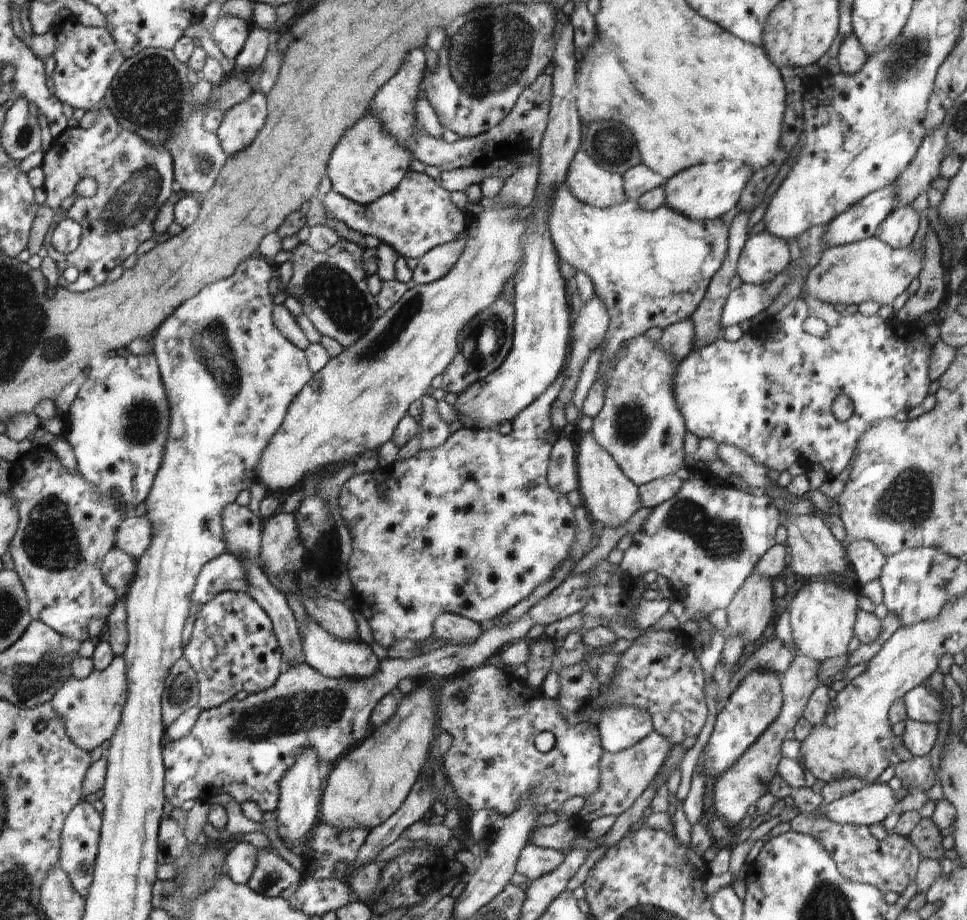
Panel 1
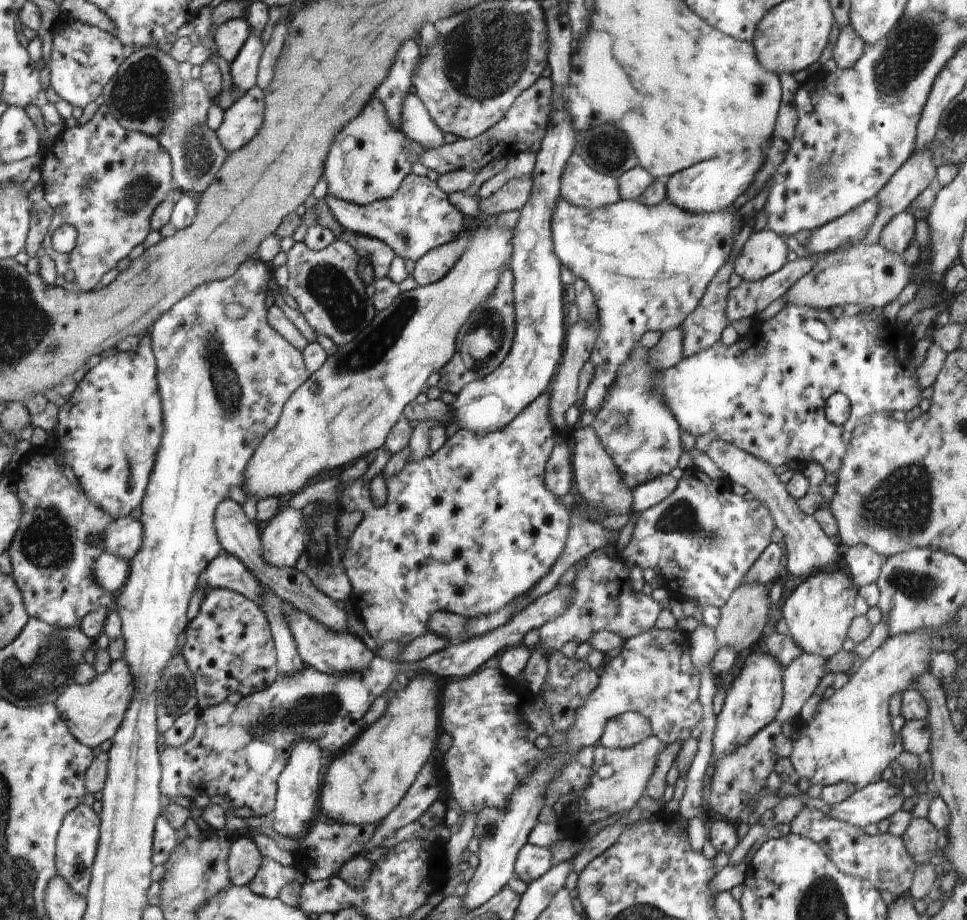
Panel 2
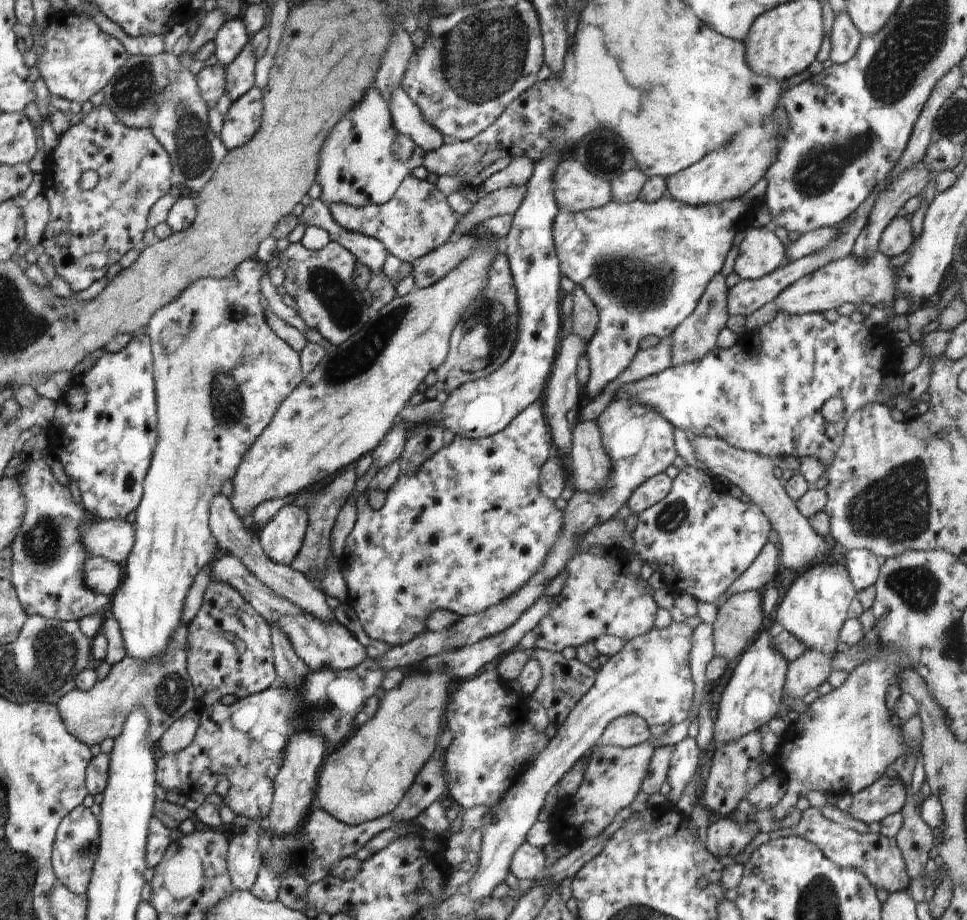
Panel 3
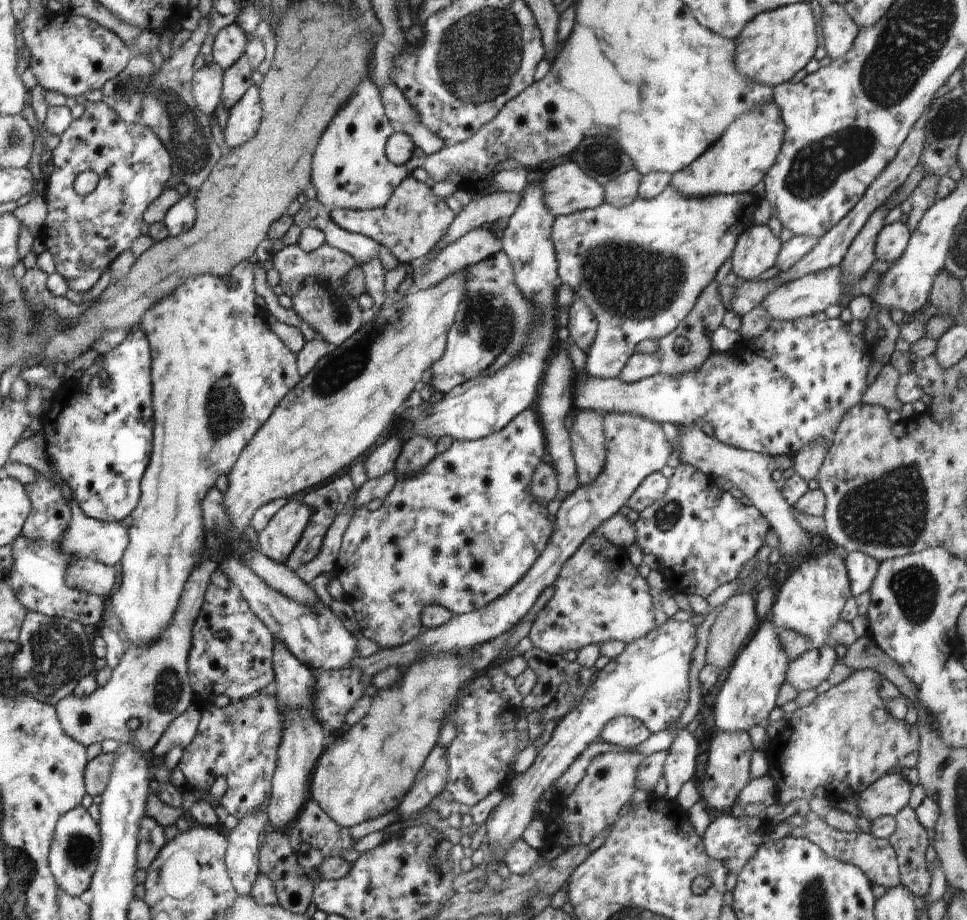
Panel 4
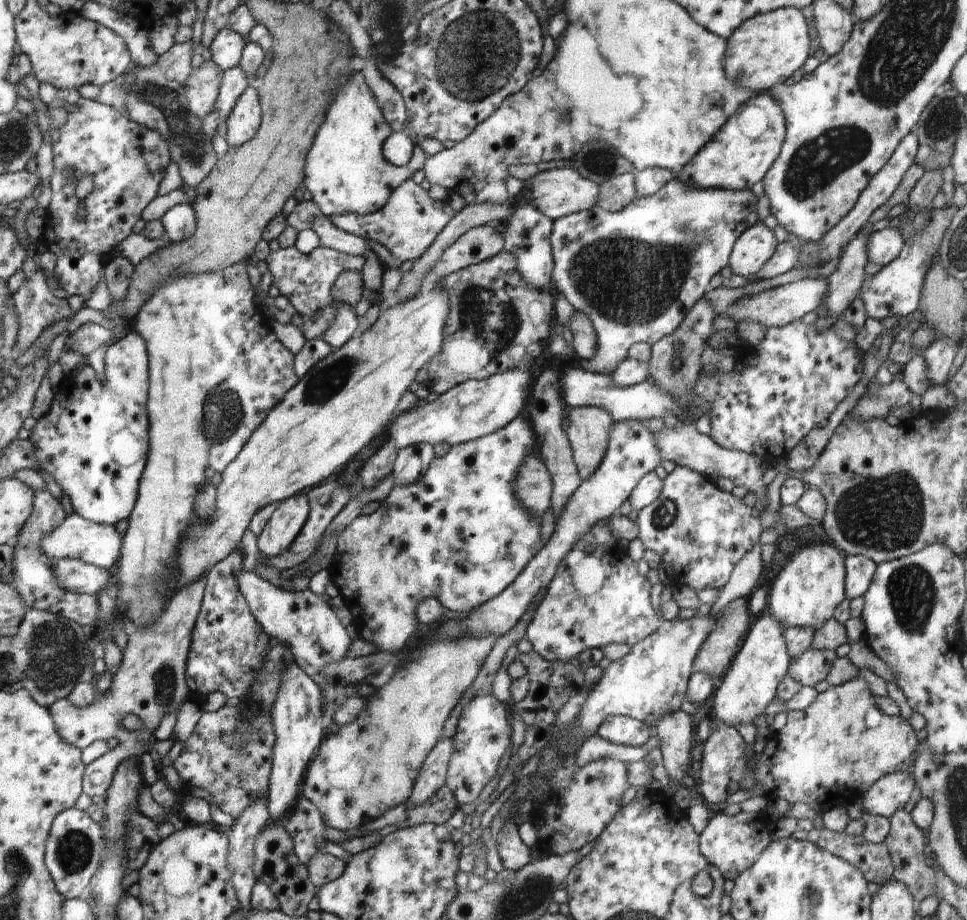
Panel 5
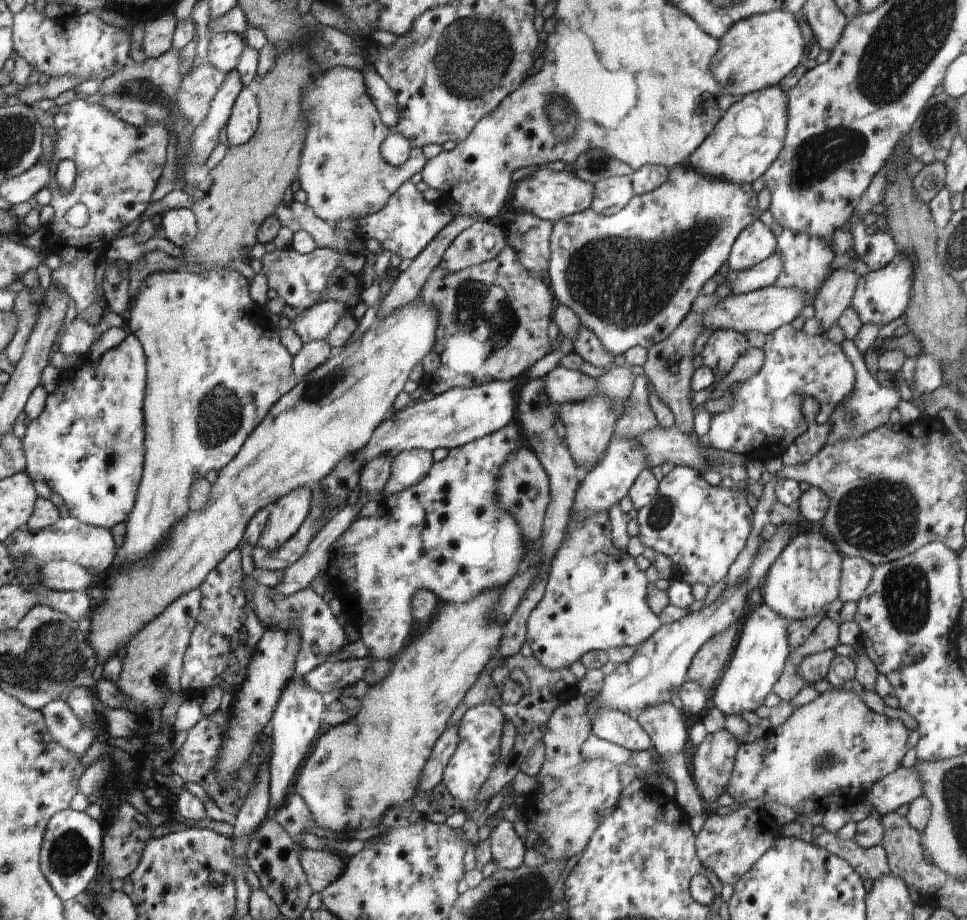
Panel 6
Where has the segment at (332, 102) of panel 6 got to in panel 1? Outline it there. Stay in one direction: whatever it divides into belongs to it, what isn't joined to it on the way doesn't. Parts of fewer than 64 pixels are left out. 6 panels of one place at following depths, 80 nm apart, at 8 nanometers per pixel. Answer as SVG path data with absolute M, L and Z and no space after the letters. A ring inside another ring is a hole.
M370 112L364 120L354 124L352 132L348 132L344 140L339 141L340 148L336 148L336 156L332 156L332 168L328 168L331 190L355 203L374 203L381 196L391 193L410 171L410 163L414 159L412 151L397 143L383 121Z

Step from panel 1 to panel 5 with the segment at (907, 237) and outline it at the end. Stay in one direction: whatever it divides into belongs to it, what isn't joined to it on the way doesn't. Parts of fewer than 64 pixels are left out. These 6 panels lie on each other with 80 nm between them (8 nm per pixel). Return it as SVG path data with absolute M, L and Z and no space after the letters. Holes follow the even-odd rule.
M899 227L872 231L866 241L867 257L878 266L886 266L900 254L904 243Z

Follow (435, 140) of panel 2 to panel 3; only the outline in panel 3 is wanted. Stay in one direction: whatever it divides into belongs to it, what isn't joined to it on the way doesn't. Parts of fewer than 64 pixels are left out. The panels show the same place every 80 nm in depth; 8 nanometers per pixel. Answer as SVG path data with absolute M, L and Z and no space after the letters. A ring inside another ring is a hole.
M402 87L396 88L386 101L395 129L409 136L416 147L427 153L438 150L444 144L443 136L423 117L420 108L410 100Z

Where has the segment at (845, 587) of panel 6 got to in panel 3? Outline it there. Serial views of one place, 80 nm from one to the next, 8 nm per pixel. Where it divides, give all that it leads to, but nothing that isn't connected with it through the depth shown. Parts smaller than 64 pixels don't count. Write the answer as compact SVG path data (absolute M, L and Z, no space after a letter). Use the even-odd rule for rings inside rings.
M852 549L846 555L846 570L850 575L853 587L864 590L878 580L882 560L866 549Z

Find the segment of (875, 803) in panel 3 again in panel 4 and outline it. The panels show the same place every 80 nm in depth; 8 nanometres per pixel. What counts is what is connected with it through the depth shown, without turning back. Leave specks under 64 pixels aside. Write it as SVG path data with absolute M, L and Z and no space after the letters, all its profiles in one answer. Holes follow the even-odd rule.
M900 773L881 776L856 798L860 816L869 821L878 817L894 817L908 805L913 787Z

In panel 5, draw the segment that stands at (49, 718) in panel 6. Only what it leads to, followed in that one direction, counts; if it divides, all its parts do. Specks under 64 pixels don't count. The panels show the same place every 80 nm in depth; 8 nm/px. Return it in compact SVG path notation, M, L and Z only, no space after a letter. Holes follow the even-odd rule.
M204 577L187 584L184 590L176 591L176 594L171 596L172 608L168 608L168 612L162 612L151 626L140 626L136 632L128 635L122 666L115 672L109 691L105 695L98 693L92 706L78 708L66 698L52 703L48 708L52 712L59 735L76 748L86 748L94 740L116 738L120 743L88 764L83 780L86 796L105 796L118 765L123 760L139 758L144 753L144 744L148 742L150 734L158 728L164 714L172 707L179 707L180 702L186 698L189 687L187 656L191 652L190 636L202 610L206 582ZM127 714L136 714L146 730L129 732L123 728L120 721Z

